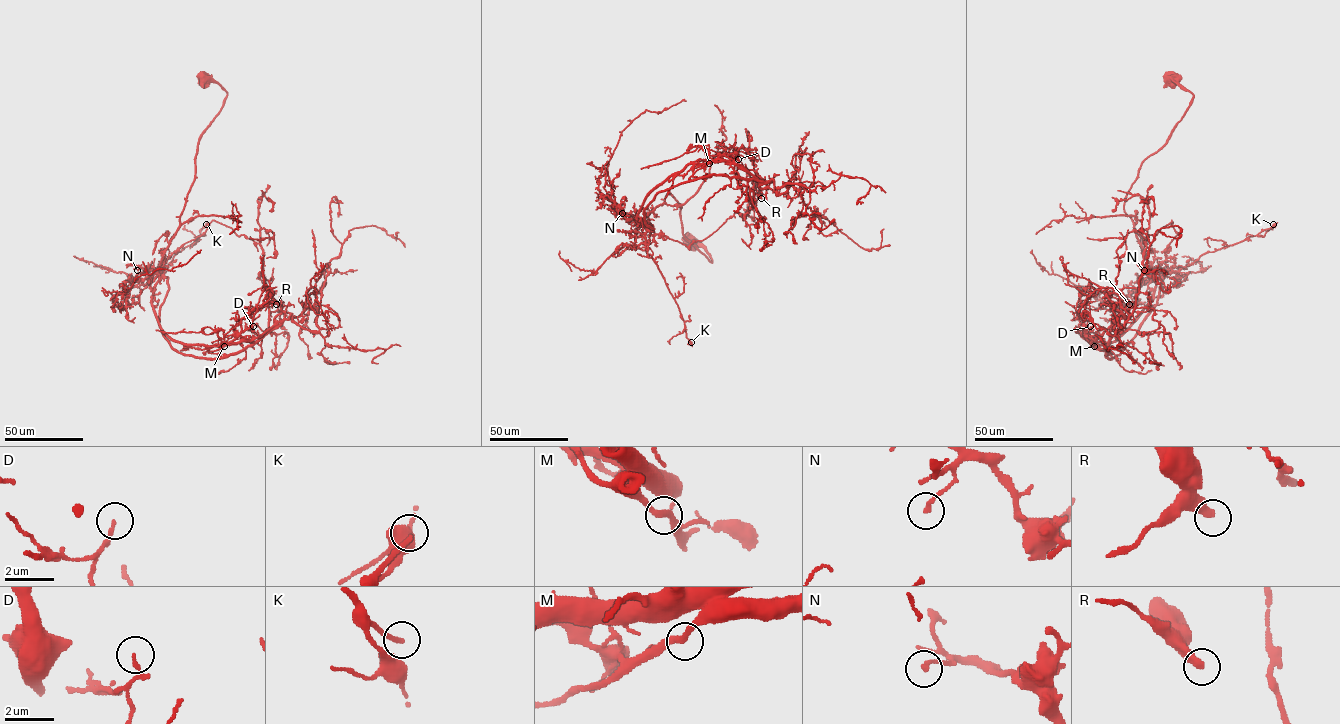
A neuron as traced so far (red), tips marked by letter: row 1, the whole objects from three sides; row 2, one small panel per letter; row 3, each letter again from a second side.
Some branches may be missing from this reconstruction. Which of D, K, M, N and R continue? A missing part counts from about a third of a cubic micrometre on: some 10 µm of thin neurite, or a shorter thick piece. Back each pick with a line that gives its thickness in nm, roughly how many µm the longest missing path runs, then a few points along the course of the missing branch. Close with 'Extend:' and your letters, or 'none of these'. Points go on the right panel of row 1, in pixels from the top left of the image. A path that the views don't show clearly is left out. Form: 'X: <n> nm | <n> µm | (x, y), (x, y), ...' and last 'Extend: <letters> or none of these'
K: 180 nm | 30 µm
R: 400 nm | 15 µm | (1129, 304), (1135, 311), (1132, 319)
Extend: K, R

